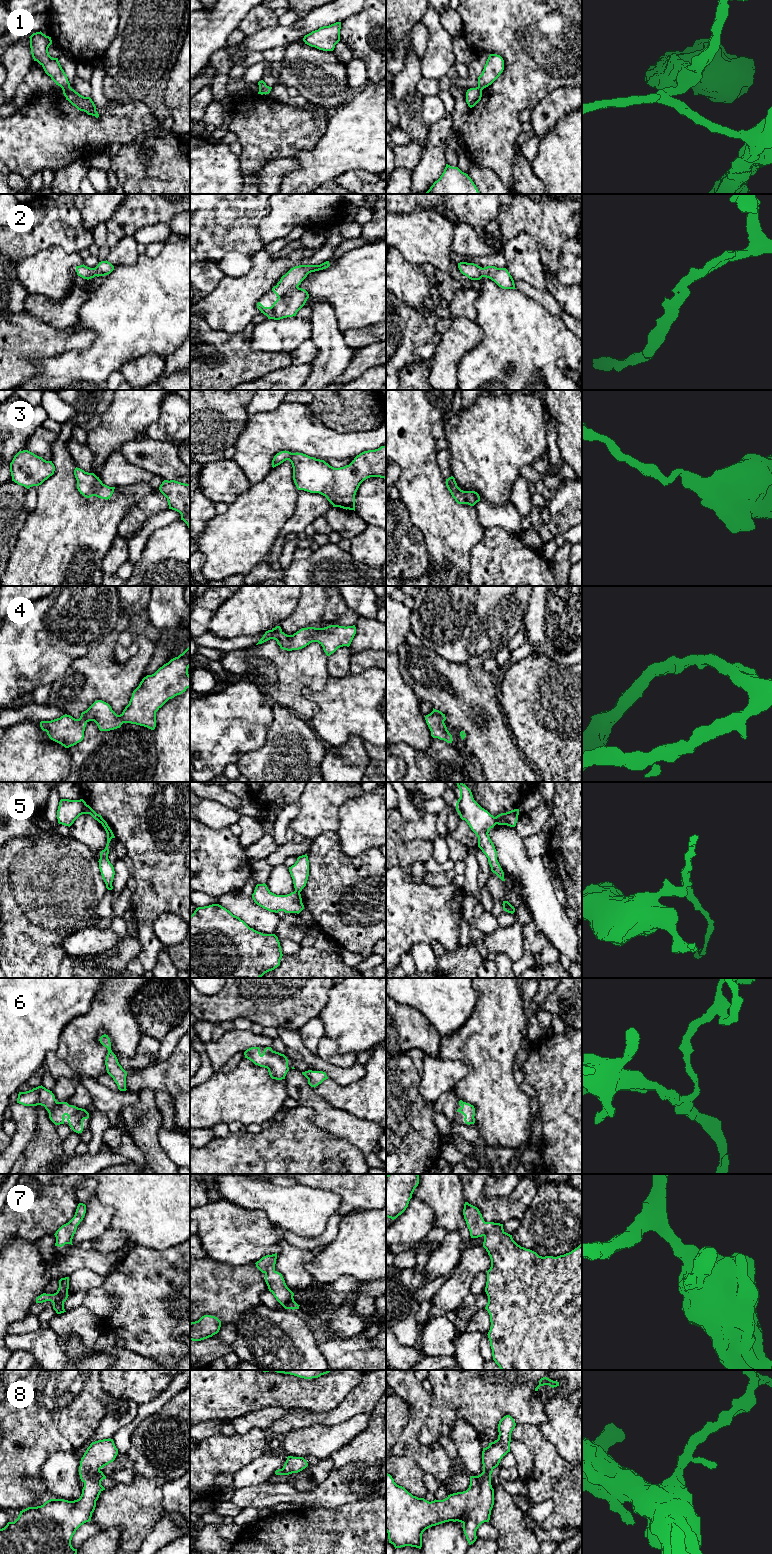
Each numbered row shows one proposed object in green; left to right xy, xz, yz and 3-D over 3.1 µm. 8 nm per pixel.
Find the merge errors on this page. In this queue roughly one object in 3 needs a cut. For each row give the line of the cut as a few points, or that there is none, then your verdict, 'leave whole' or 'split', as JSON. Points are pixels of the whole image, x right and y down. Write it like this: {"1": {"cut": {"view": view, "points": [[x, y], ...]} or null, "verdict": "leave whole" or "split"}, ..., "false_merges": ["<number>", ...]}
{"1": {"cut": {"view": "xy", "points": [[70, 87], [63, 90]]}, "verdict": "split"}, "2": {"cut": null, "verdict": "leave whole"}, "3": {"cut": null, "verdict": "leave whole"}, "4": {"cut": null, "verdict": "leave whole"}, "5": {"cut": {"view": "yz", "points": [[495, 817], [497, 823]]}, "verdict": "split"}, "6": {"cut": null, "verdict": "leave whole"}, "7": {"cut": null, "verdict": "leave whole"}, "8": {"cut": null, "verdict": "leave whole"}, "false_merges": ["1", "5"]}

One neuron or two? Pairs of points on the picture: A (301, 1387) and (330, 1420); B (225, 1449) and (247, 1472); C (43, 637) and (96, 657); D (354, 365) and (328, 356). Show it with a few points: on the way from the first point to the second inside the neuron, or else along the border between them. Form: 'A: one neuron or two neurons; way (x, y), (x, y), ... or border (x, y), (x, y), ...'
A: two neurons; border (343, 1400), (330, 1410), (309, 1412)
B: two neurons; border (263, 1454), (255, 1457), (233, 1474)
C: two neurons; border (104, 638), (86, 654), (78, 657), (68, 668)
D: two neurons; border (355, 351), (348, 366), (334, 379)

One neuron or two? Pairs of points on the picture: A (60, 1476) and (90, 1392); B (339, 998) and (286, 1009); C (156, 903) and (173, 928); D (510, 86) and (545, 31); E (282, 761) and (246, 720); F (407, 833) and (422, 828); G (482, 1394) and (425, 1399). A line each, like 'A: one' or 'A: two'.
A: two
B: two
C: two
D: one
E: two
F: one
G: two

